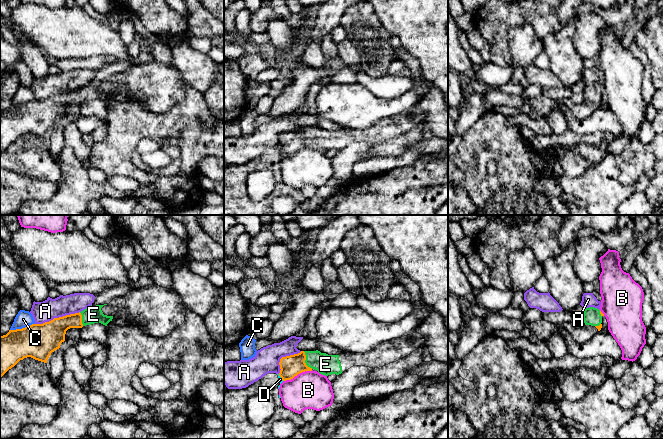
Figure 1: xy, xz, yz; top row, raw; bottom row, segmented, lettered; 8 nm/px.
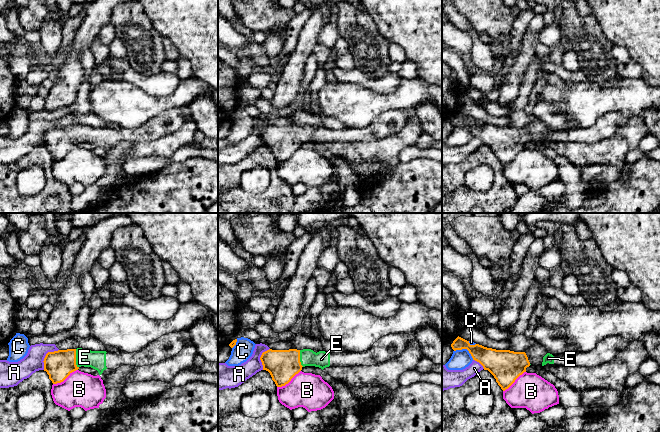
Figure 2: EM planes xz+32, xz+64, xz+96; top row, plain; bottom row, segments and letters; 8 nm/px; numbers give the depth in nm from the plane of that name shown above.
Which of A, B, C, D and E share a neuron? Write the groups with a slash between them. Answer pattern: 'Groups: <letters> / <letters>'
Groups: A D / B / C / E

